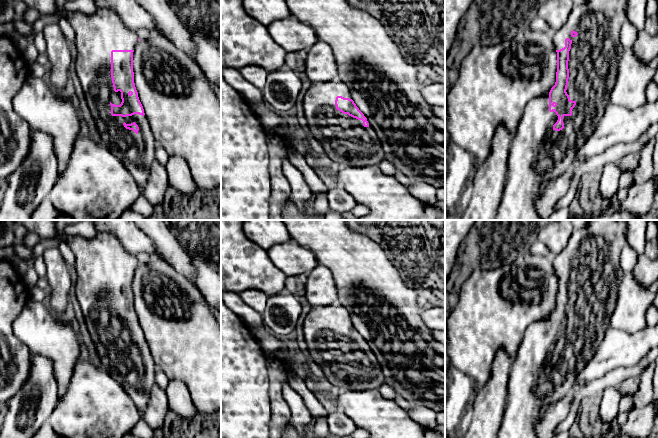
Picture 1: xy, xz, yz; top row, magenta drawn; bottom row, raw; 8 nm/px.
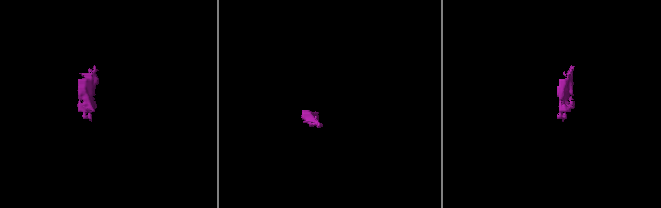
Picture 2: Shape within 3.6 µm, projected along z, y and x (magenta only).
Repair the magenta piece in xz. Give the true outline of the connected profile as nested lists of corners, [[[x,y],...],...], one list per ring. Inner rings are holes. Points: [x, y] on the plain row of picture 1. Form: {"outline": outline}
{"outline": [[[338,304],[315,306],[303,321],[307,354],[339,389],[375,390],[384,383],[381,366],[359,334],[348,310]]]}

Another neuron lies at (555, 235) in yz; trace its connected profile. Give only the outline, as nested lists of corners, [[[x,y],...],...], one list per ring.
[[[550,220],[538,231],[536,240],[543,242],[553,255],[557,255],[566,247],[574,229],[571,220]]]

